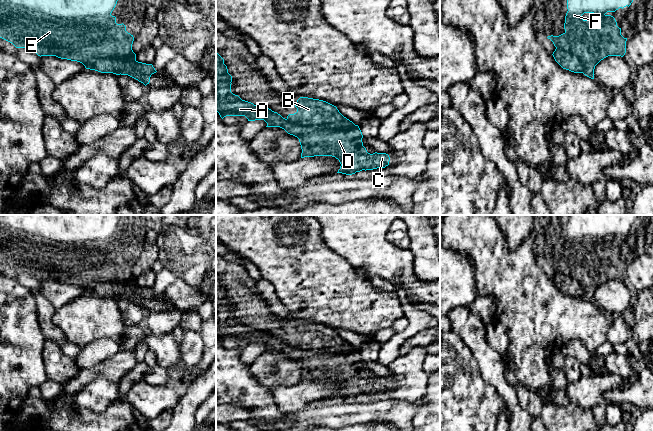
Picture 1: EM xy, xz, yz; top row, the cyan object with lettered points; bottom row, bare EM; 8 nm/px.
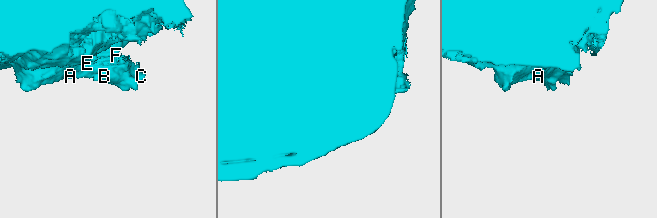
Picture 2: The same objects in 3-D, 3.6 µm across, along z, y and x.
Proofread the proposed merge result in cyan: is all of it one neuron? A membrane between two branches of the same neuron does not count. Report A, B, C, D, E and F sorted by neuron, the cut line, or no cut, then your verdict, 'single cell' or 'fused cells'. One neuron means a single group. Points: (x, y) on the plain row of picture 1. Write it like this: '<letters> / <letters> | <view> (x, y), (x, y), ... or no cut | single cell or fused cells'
A C D E F / B | xz (287, 342), (293, 346), (316, 351), (350, 352), (354, 349) | fused cells

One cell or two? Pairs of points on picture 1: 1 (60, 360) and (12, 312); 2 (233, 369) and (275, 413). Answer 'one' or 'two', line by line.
1: two
2: one

